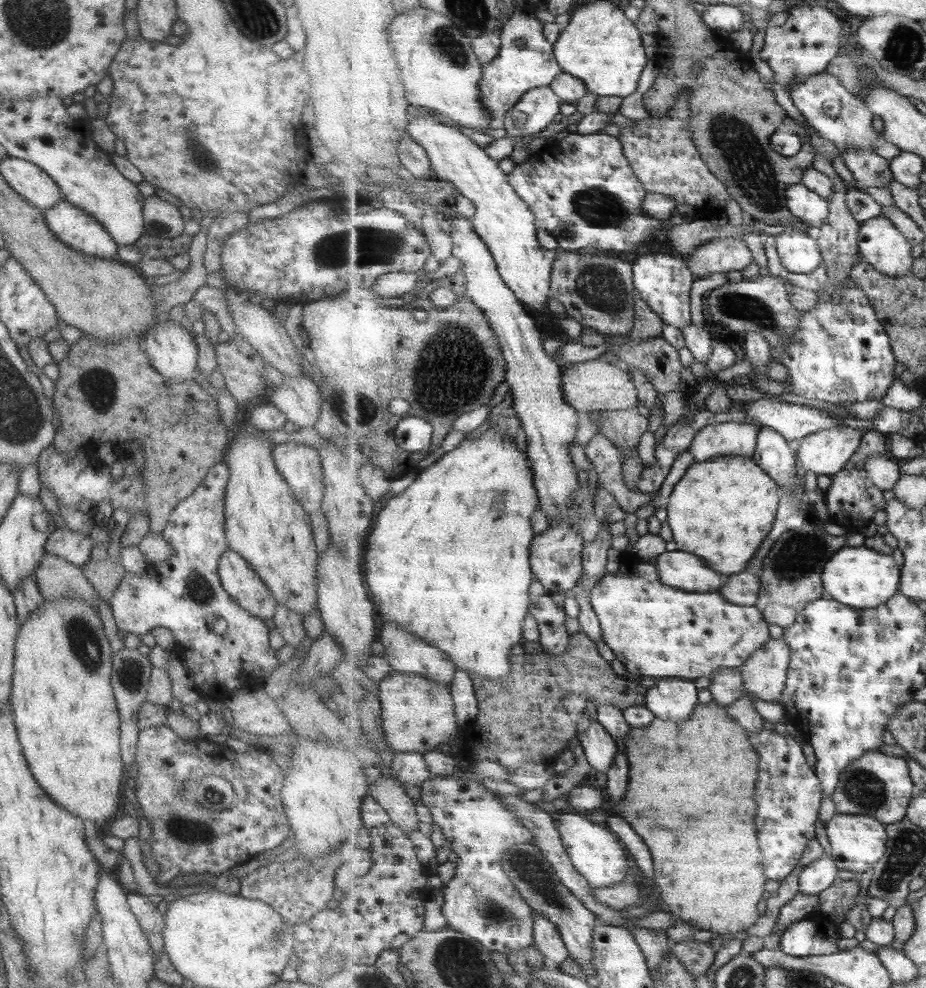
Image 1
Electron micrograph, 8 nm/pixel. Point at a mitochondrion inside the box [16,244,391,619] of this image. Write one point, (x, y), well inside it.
(99, 386)

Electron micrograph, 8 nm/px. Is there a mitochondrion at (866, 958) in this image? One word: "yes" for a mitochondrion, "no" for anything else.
no

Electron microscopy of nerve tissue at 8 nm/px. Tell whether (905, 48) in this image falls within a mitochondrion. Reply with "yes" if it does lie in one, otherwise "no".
yes

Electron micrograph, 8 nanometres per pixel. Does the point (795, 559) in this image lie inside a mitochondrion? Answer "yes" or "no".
yes

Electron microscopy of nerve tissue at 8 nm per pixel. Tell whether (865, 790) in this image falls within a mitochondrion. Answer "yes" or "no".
yes

